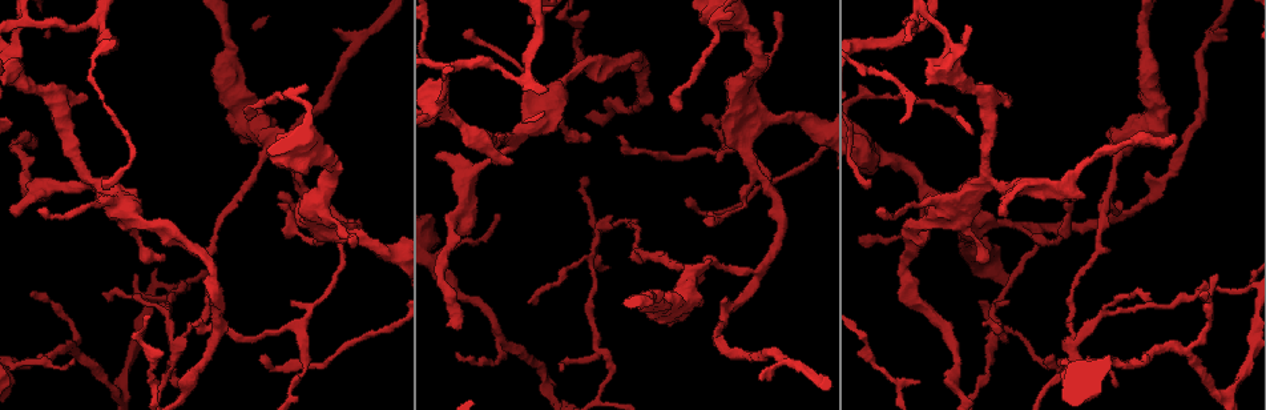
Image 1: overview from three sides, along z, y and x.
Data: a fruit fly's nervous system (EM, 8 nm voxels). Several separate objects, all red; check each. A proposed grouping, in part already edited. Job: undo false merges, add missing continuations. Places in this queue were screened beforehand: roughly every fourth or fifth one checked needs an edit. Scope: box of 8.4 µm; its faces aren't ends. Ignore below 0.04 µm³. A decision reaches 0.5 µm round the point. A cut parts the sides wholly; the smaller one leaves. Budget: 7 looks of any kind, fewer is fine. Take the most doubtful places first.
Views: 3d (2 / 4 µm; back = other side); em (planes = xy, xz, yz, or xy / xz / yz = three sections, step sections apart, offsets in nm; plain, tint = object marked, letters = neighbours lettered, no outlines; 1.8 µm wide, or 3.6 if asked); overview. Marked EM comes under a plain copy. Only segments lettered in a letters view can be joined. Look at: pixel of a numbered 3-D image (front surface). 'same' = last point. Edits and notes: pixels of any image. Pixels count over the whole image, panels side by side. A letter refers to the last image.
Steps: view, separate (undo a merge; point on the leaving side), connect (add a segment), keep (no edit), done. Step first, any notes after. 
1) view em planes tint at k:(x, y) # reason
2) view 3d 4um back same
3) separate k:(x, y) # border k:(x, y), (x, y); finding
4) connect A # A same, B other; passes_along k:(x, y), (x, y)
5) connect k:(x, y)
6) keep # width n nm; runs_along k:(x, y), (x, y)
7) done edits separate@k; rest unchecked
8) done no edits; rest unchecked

view em xz step 4 tint at 1:(119, 394) # sharp bend

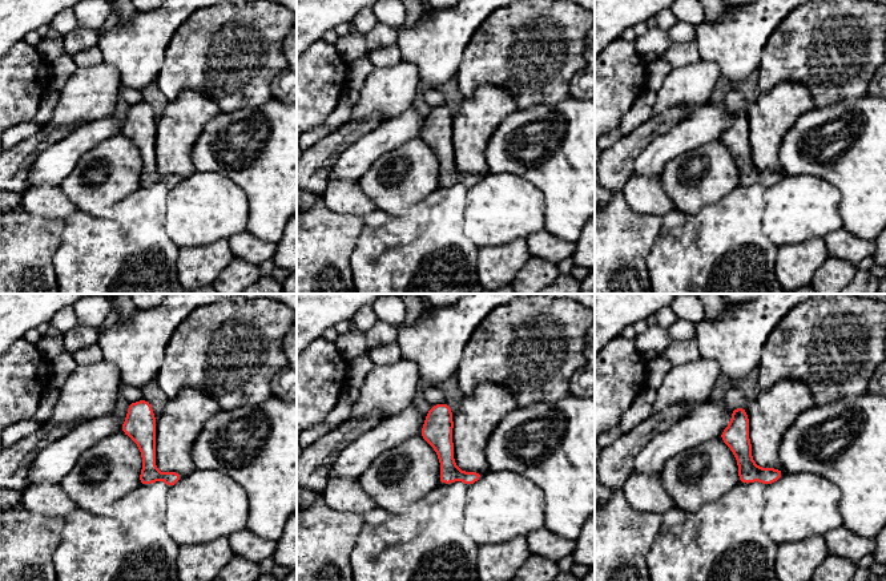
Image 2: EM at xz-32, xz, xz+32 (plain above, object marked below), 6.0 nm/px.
view em yz step 8 tint same

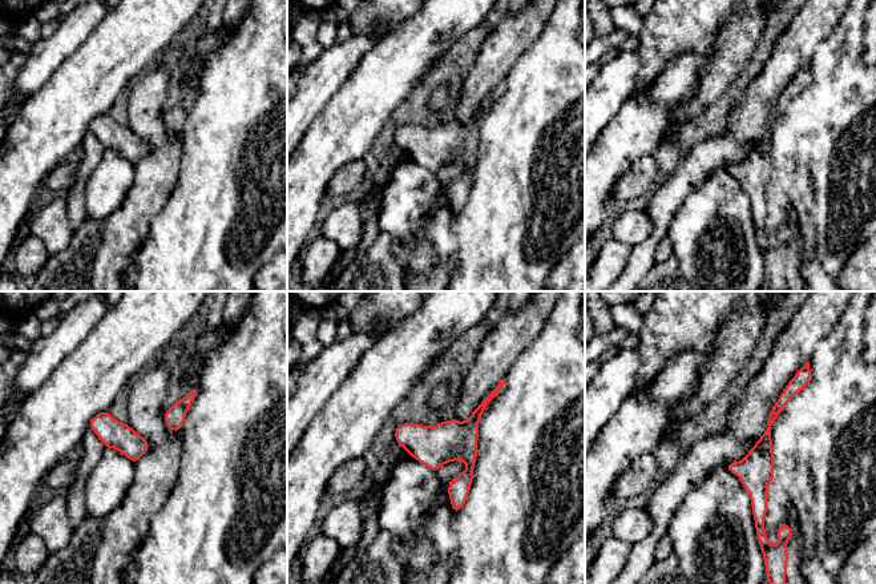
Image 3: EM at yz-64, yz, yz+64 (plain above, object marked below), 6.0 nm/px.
view em yz step 8 letters same # what lies round it

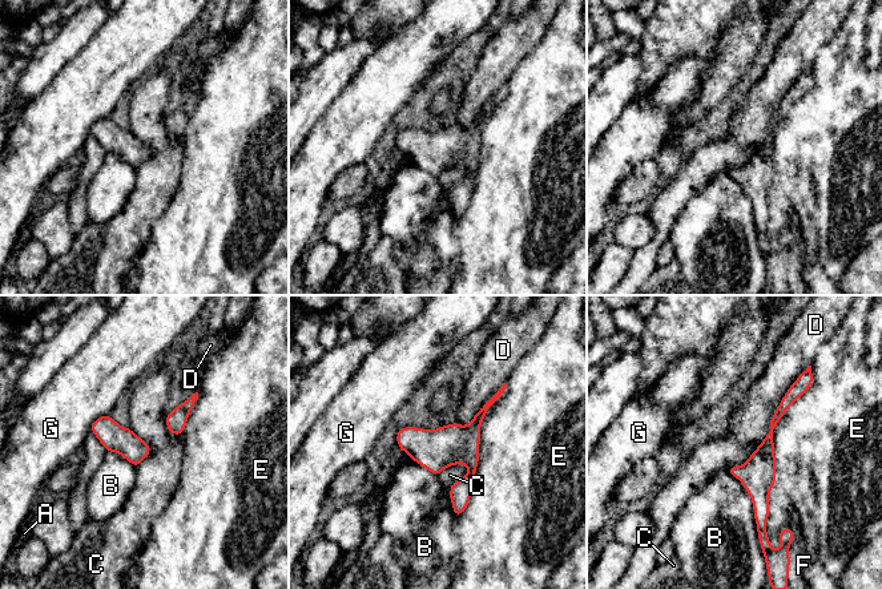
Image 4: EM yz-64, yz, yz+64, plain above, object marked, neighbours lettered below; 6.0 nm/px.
keep # width 90 nm; A other, B other, C other, D other, E other, F other, G other; runs_along 4:(792, 390), (760, 467), (758, 520); continuous, no second neuron

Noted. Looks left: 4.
view 3d 4um back at 1:(1038, 229)

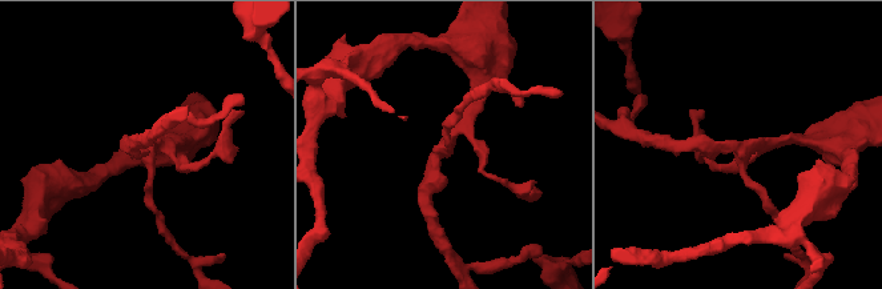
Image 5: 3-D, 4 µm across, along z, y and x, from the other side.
view em xz step 8 tint at 5:(448, 148) # arms 3; shape alone is not enough

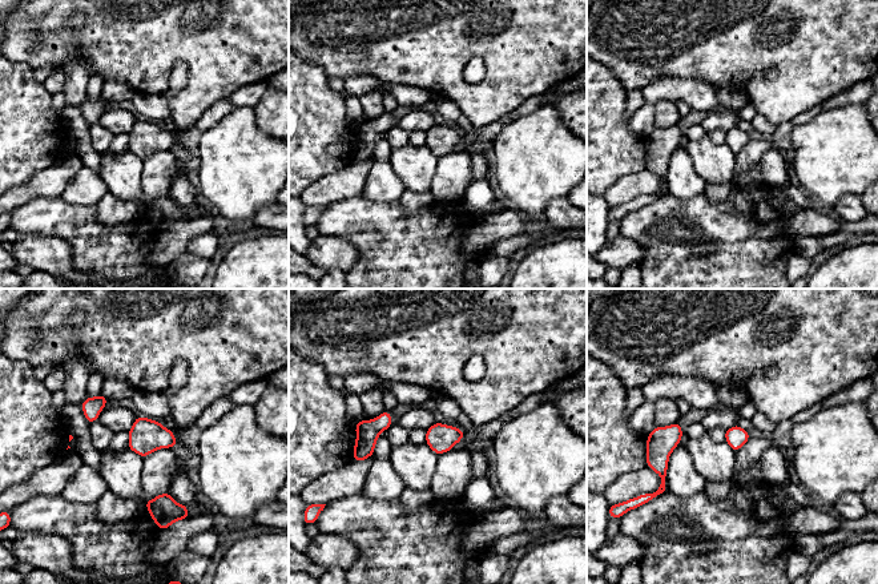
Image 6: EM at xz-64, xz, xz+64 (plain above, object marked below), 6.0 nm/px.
view em planes letters same # cut it another way

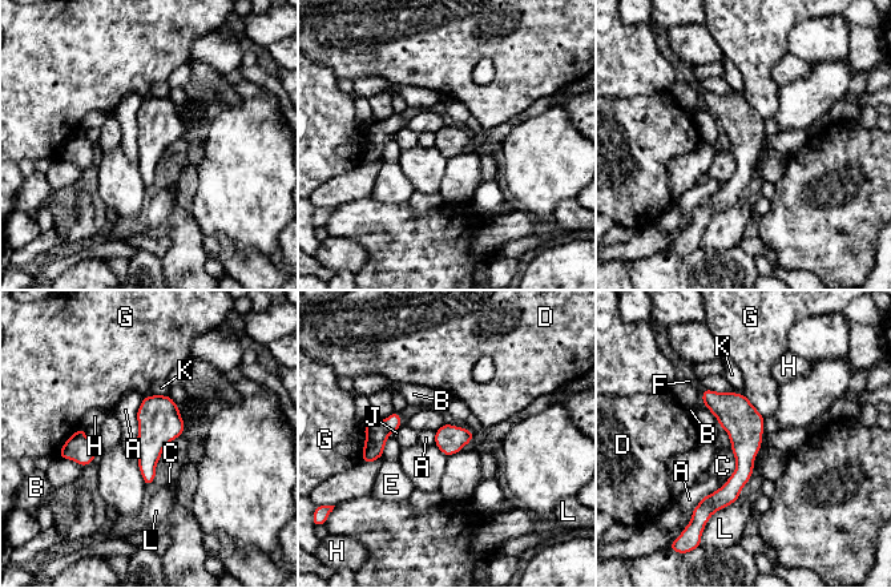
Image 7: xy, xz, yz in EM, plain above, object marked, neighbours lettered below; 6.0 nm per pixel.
keep # A other, B other, C other, D other, E other, F other, G other, H other, J other, K other, L other; one neuron here

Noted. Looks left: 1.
view em 3.6um planes letters at 1:(257, 161) # calibre changes

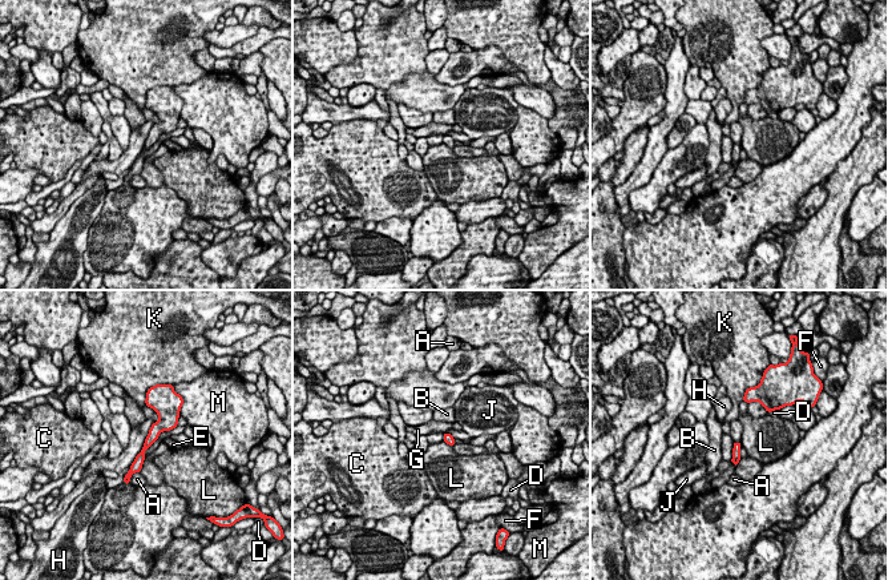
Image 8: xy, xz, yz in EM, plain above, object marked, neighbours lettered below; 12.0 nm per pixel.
keep # width 100 nm; longest_contact G 240 nm; A other, B other, C other, D other, E other, F other, G other, H other, J other, K other, L other, M other; continuous, no second neuron

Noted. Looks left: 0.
done no edits; rest unchecked

